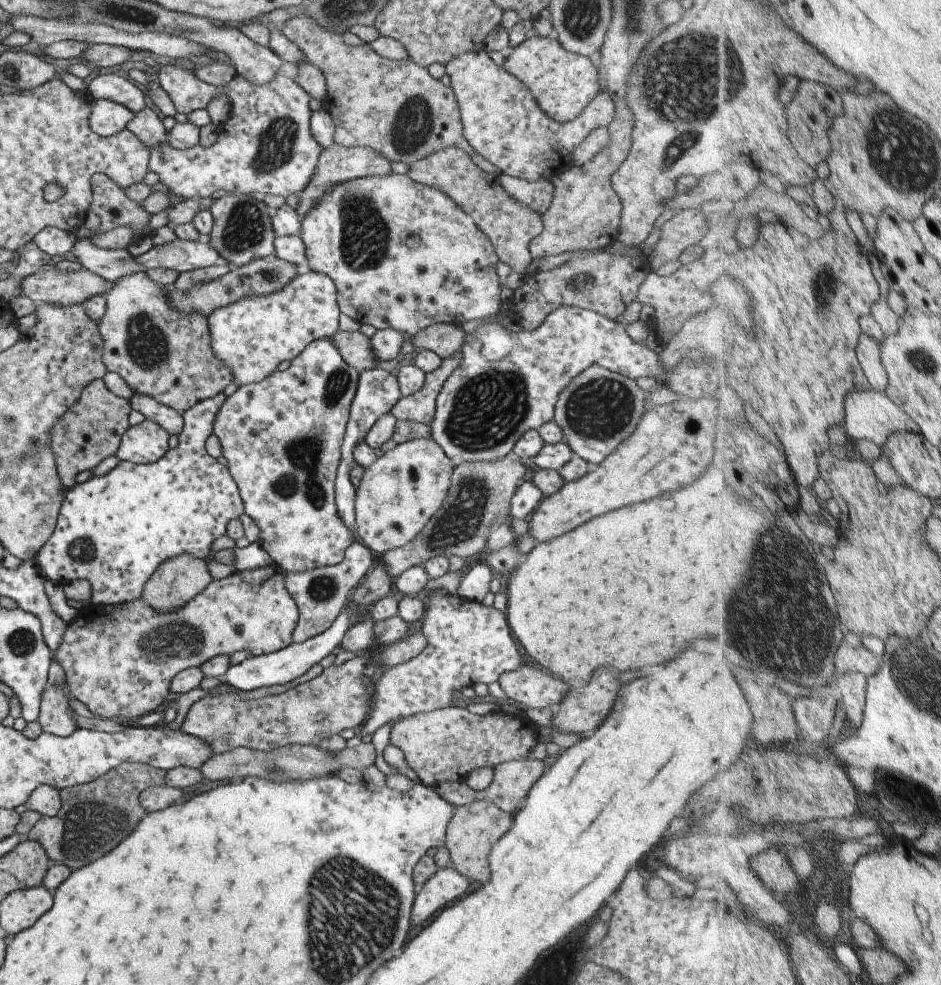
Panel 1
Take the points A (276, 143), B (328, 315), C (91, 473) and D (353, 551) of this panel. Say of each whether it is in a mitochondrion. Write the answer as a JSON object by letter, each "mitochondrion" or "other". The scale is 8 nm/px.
{"A":"mitochondrion","B":"other","C":"other","D":"other"}

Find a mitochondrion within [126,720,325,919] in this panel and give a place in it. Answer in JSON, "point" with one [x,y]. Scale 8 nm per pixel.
{"point":[270,768]}

